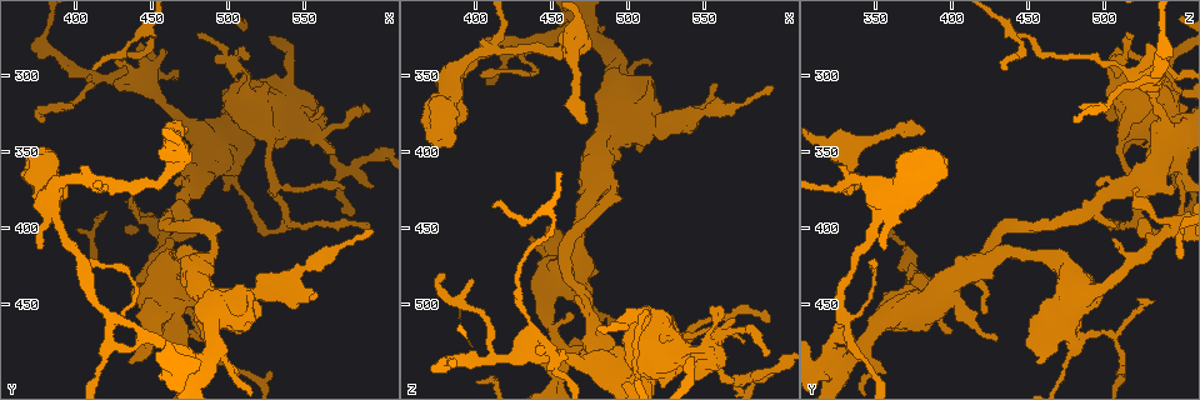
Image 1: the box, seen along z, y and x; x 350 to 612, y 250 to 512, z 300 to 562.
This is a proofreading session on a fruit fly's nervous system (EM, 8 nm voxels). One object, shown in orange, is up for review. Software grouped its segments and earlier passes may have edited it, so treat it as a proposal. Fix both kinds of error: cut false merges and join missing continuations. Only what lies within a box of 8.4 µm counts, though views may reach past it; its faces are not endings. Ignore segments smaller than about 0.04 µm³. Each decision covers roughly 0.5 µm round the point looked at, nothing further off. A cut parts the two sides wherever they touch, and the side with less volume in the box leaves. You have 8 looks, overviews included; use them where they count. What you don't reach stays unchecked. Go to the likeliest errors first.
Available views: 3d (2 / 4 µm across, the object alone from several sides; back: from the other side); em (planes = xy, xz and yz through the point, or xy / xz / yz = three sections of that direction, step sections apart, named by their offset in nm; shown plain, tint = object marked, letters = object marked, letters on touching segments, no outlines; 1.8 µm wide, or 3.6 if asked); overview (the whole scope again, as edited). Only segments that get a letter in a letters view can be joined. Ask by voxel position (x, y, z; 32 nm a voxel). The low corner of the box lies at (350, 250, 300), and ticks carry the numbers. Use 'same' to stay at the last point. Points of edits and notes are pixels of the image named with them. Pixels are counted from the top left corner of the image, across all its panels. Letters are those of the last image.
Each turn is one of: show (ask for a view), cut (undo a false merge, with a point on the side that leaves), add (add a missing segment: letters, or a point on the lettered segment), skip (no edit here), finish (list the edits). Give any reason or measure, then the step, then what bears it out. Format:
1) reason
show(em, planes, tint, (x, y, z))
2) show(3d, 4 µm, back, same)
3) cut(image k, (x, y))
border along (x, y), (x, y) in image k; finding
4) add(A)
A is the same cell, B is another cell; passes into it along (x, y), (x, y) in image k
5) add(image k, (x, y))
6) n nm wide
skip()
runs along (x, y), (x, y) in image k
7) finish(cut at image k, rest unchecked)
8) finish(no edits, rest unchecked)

side arm on a straight run
show(3d, 4 µm, back, (474, 422, 424))

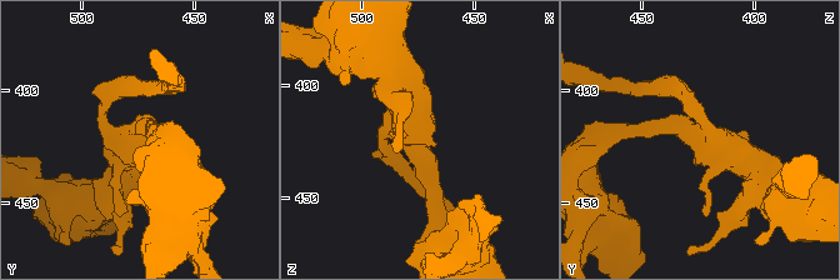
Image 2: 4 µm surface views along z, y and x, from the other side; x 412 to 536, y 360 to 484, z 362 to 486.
show(em, 3.6 µm, yz, step 4, tint, (476, 423, 423))

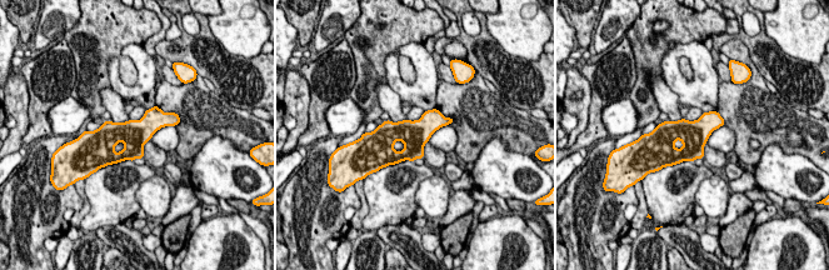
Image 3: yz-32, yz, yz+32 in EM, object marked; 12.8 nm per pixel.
another direction
show(em, 3.6 µm, planes, letters, same)

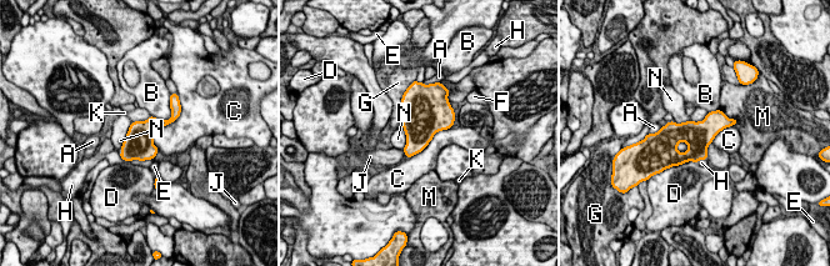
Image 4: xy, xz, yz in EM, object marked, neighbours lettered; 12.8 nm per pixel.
skip()
A, B, C, D, E, F, G, H, J, K, M and N are other cells; one cell here

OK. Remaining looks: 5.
show(em, xz, step 8, tint, (574, 362, 548))

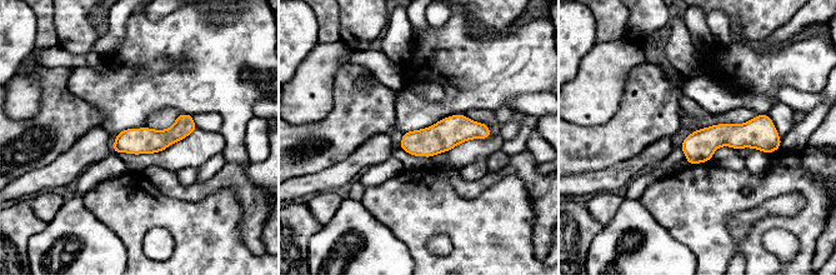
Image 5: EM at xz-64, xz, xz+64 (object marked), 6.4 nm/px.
show(em, planes, tint, same)

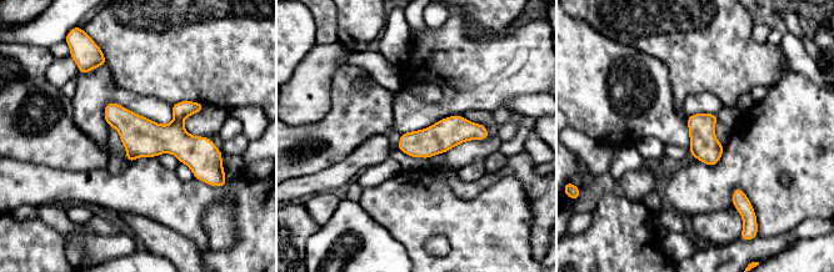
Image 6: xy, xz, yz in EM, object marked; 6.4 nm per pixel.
show(em, planes, letters, same)

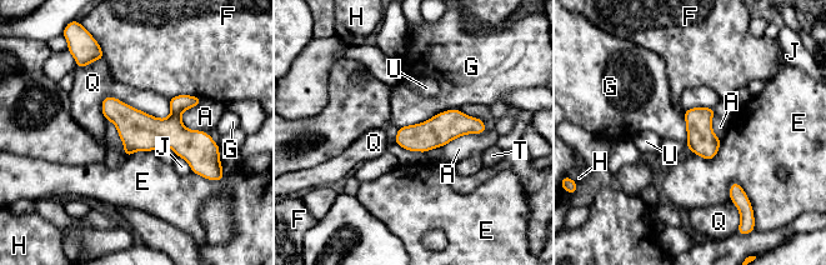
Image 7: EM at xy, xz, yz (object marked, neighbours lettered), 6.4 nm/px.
skip()
A, E, F, G, H, J, Q, T and U are other cells; border along (456, 108), (399, 128) in image 7; all the same cell

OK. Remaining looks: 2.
thick turns thin
show(em, 3.6 µm, planes, tint, (462, 456, 478))

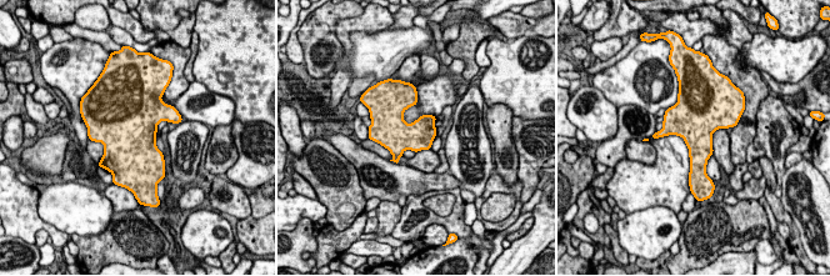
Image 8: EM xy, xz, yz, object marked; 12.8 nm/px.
see the neighbours
show(em, 3.6 µm, planes, letters, same)

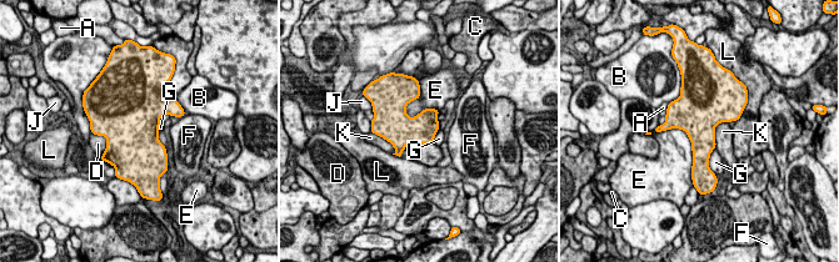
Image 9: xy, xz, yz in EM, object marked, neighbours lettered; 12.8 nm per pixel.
skip()
A, B, C, D, E, F, G, J, K and L are other cells; border along (657, 131), (685, 132), (692, 172) in image 9; continuous, no second cell

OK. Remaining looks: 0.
finish(no edits, rest unchecked)

